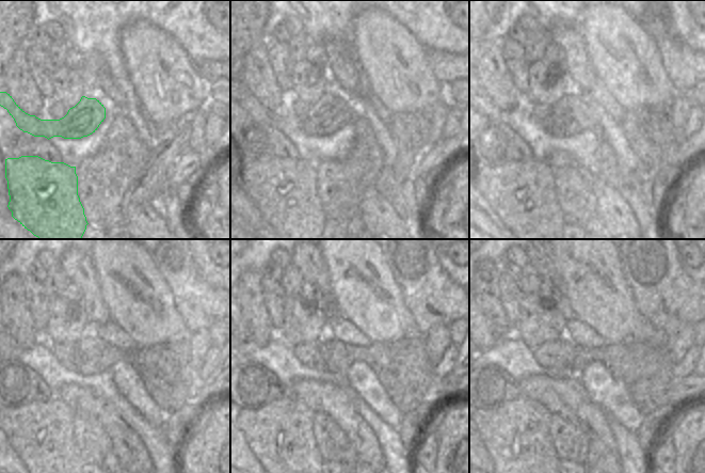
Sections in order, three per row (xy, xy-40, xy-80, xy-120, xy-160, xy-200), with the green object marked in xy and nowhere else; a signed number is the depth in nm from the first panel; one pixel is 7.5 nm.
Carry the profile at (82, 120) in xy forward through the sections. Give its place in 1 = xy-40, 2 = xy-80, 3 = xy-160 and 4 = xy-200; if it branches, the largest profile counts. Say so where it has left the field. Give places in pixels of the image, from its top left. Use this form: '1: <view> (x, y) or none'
1: xy-40 (330, 113)
2: xy-80 (574, 113)
3: xy-160 (338, 357)
4: xy-200 (583, 357)

